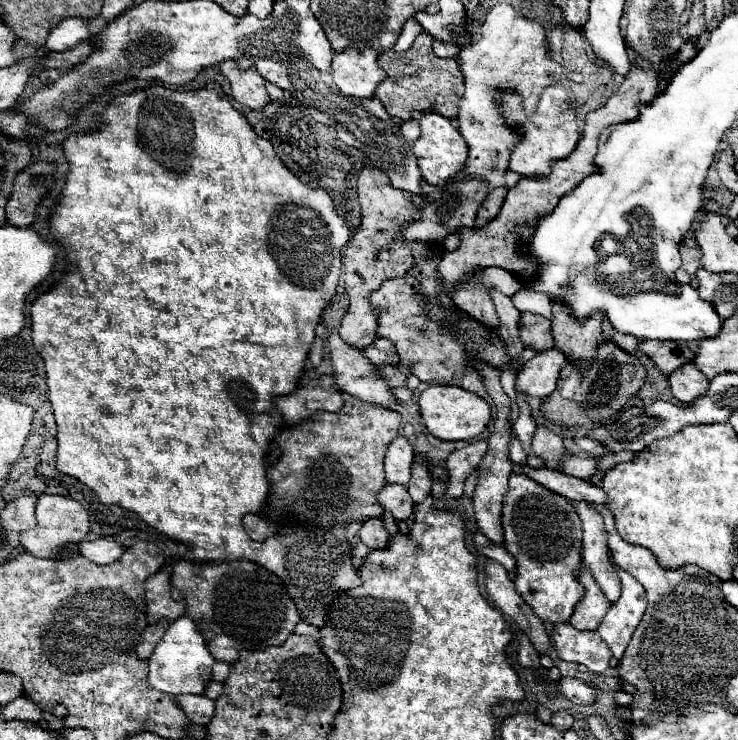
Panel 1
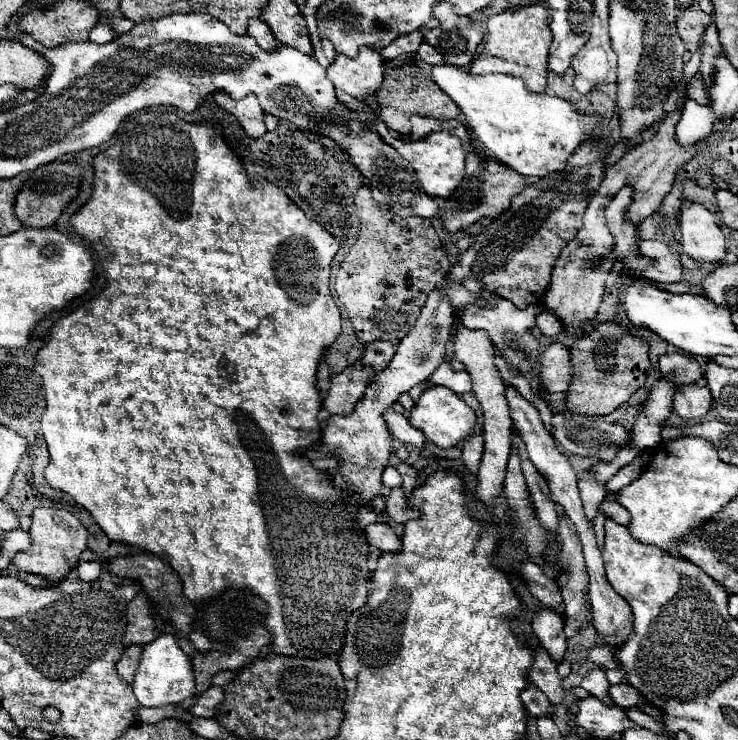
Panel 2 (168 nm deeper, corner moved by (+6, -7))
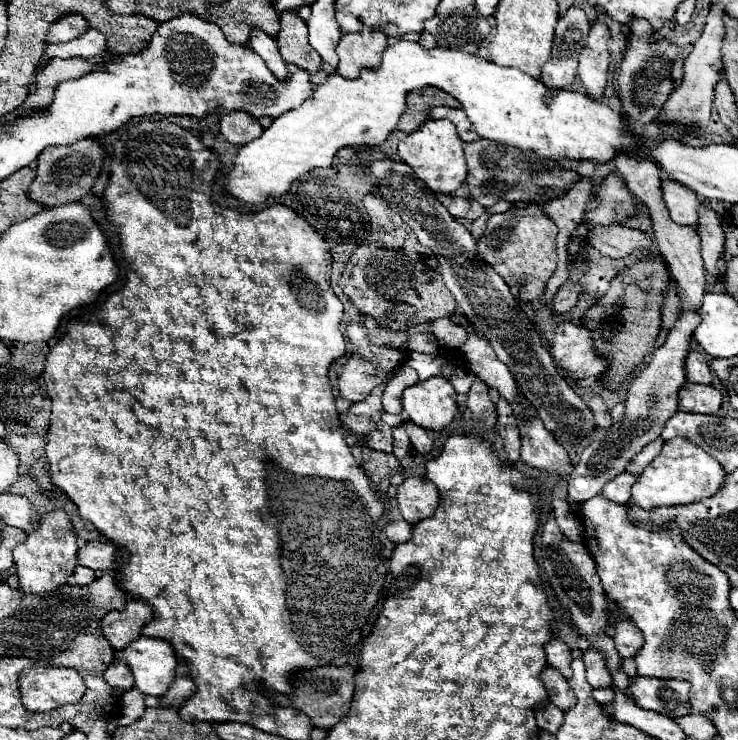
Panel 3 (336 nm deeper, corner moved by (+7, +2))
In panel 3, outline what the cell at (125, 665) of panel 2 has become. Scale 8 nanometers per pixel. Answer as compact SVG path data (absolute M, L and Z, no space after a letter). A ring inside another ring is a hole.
M116 660L108 666L106 670L106 682L120 688L120 690L128 690L128 688L134 688L134 682L132 682L132 672L128 668L128 664L124 660Z

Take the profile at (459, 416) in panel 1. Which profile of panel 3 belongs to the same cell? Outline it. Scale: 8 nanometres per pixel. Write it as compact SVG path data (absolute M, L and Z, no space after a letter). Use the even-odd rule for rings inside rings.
M432 376L406 388L402 406L408 418L426 430L442 430L458 414L456 390L442 376Z

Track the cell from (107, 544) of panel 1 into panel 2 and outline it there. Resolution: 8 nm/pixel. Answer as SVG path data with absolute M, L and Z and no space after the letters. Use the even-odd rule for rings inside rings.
M81 561L77 565L79 579L85 583L93 583L101 575L101 563L99 561Z

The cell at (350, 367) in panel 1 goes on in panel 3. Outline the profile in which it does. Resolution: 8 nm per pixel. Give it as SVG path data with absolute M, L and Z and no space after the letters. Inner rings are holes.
M404 422L402 424L406 434L410 436L410 442L414 446L414 450L418 450L420 454L428 454L432 450L432 438L428 436L428 432L420 426L416 426L414 422Z

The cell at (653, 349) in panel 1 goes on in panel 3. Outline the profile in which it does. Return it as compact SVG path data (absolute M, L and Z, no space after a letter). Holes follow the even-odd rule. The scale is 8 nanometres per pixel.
M688 352L686 356L686 378L696 384L710 384L712 372L702 352Z

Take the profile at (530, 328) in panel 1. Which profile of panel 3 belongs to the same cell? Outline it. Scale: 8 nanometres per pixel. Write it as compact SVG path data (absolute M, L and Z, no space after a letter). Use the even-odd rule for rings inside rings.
M564 284L560 286L560 290L556 292L554 300L552 300L552 310L554 314L564 314L564 312L570 312L576 302L578 302L578 296L582 294L582 286L580 284Z

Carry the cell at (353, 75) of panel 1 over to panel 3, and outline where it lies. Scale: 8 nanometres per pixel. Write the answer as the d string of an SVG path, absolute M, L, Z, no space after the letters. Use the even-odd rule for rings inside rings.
M362 30L356 34L344 34L336 46L336 54L340 58L336 74L344 78L356 78L364 68L380 68L386 46L388 44L384 32Z

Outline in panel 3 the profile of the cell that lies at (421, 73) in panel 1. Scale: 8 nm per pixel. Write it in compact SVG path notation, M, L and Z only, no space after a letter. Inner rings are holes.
M428 86L422 90L412 90L412 92L408 92L406 110L402 112L402 118L396 128L406 134L412 130L418 130L418 126L422 126L426 122L426 114L432 106L460 108L456 98L452 98L450 94L444 94L444 90L436 90L434 86Z

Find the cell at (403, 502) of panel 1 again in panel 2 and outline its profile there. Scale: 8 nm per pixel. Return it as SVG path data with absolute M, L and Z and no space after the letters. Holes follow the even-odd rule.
M401 487L391 489L391 493L387 495L387 511L389 511L391 519L395 523L401 523L401 525L405 525L411 519L419 519L421 517L421 511L407 503L407 497L405 497Z

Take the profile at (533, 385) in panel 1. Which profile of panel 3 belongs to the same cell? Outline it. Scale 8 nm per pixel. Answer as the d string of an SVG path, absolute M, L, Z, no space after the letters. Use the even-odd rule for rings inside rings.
M576 322L558 324L550 354L560 366L560 372L568 378L600 378L606 368L606 362L598 358L592 346L588 330Z

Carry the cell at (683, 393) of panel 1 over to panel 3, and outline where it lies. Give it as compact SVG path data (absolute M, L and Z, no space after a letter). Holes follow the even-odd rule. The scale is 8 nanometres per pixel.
M686 382L678 392L678 408L682 412L714 414L720 408L722 392L712 384Z

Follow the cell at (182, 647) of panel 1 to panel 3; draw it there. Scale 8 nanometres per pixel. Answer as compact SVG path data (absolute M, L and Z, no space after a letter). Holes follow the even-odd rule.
M140 636L116 656L130 666L136 688L146 696L164 696L176 678L178 658L166 640Z

